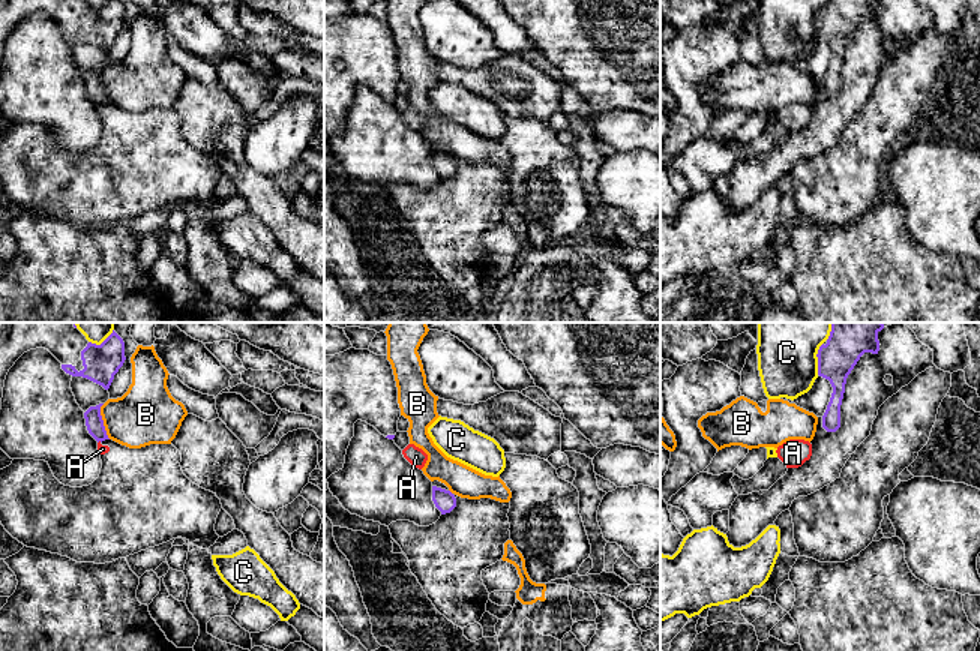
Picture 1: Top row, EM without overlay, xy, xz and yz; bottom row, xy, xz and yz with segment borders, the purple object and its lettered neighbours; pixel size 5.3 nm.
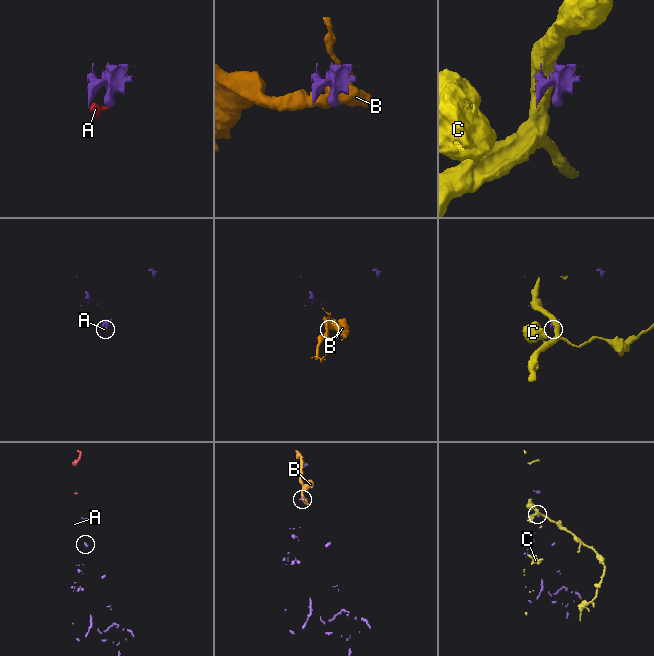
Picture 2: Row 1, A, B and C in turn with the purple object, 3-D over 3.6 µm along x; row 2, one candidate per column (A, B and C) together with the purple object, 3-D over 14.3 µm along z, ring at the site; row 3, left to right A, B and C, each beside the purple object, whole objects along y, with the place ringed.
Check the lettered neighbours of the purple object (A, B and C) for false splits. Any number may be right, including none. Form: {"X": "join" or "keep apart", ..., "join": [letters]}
{"A": "keep apart", "B": "keep apart", "C": "keep apart", "join": []}

